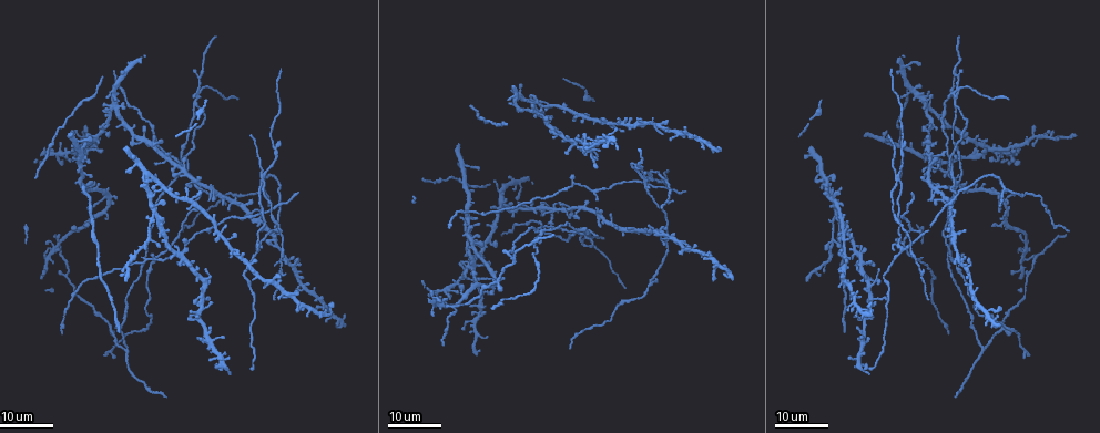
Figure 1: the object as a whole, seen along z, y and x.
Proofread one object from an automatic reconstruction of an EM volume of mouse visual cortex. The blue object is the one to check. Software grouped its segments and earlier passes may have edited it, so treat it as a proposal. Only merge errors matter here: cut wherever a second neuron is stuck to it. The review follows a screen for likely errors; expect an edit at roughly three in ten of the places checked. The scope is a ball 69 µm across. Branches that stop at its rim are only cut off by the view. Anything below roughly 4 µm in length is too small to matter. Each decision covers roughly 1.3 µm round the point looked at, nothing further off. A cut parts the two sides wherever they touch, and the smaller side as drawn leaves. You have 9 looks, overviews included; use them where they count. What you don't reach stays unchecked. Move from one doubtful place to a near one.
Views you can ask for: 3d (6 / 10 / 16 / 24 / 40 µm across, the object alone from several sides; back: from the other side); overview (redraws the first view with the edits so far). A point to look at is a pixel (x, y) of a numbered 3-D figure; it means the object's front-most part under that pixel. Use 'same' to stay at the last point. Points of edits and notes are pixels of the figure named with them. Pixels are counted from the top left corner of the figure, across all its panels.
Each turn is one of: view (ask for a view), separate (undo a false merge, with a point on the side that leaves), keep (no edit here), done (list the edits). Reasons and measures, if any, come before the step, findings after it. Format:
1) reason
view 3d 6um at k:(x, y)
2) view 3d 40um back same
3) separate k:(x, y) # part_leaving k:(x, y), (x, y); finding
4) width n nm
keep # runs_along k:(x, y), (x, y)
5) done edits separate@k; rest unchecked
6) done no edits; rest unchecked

thin arm on a thick one
view 3d 24um at 1:(835, 214)

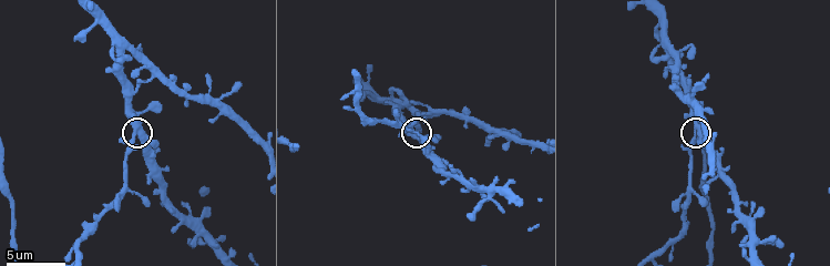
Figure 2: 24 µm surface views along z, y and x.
view 3d 6um at 2:(693, 136)

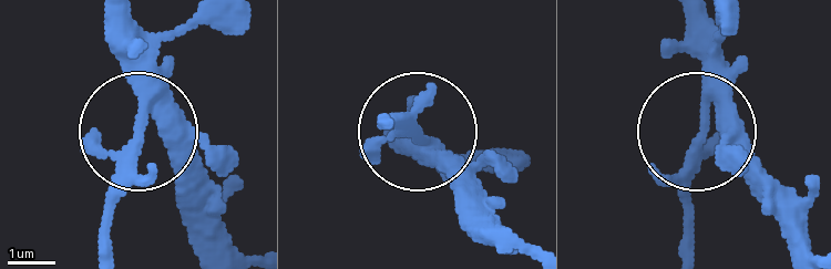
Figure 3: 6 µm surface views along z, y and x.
side_arm 39 um; arms 4
keep # one neuron here

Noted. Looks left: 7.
three arms meet
view 3d 16um at 1:(895, 180)

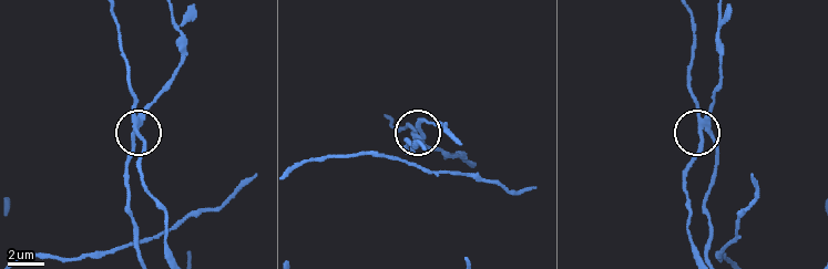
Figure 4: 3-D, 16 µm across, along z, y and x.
view 3d 10um at 4:(703, 137)

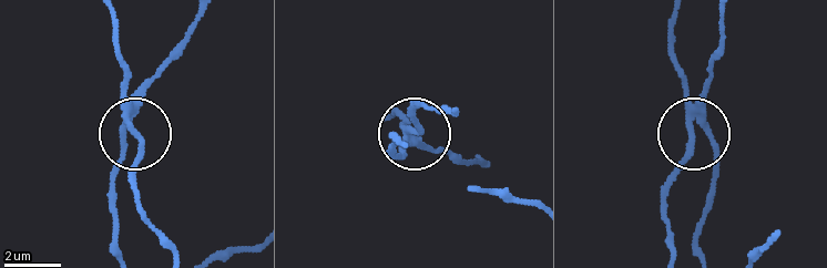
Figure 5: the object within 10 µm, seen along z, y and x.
separate 5:(128, 72) # part_leaving 5:(130, 116), (136, 206), (165, 249); a second neuron is stuck on

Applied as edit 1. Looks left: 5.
four or more arms meet
view 3d 24um at 1:(262, 215)

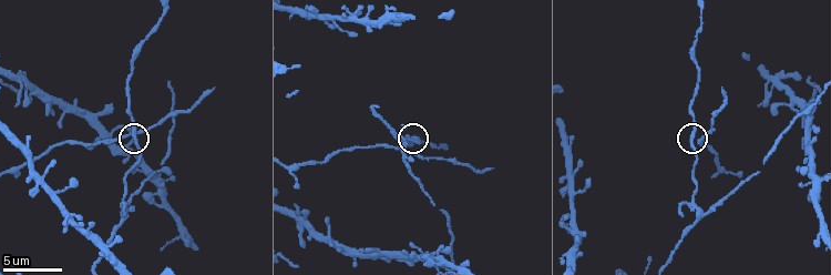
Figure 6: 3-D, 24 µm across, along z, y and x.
view 3d 10um at 6:(135, 136)

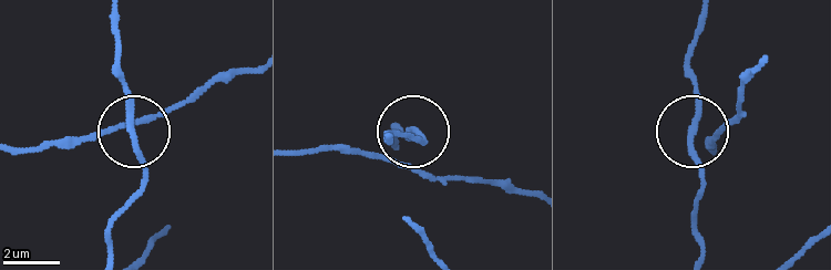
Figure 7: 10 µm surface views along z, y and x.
view 3d 10um back at 7:(694, 129)

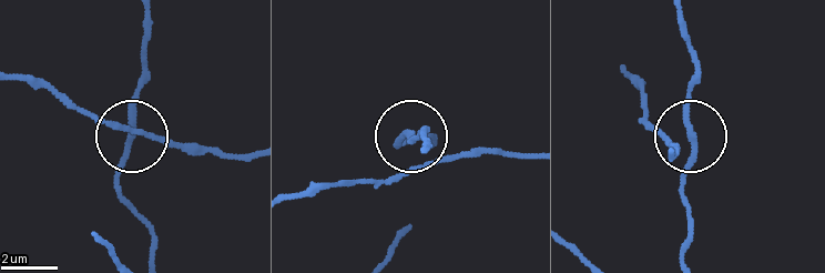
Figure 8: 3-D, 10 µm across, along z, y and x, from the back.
width 170 nm
keep # continuous, no second neuron

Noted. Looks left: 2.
three-way junction
view 3d 24um at 1:(901, 146)

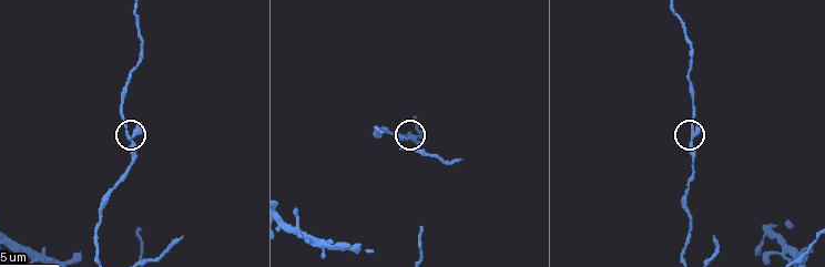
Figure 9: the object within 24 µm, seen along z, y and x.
view 3d 10um at 9:(131, 136)

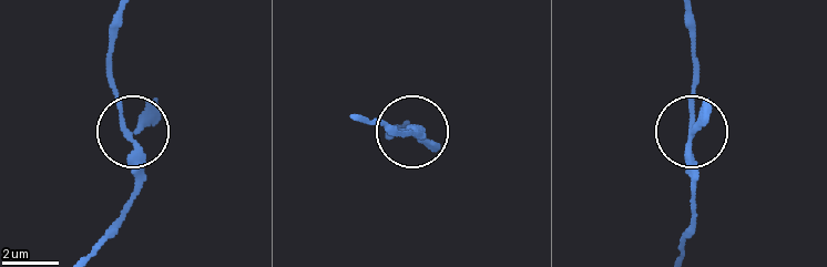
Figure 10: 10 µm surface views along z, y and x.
keep # runs_along 10:(91, 249), (136, 177), (136, 149), (110, 73); one neuron here

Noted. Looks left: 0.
done edits separate@5; rest unchecked

